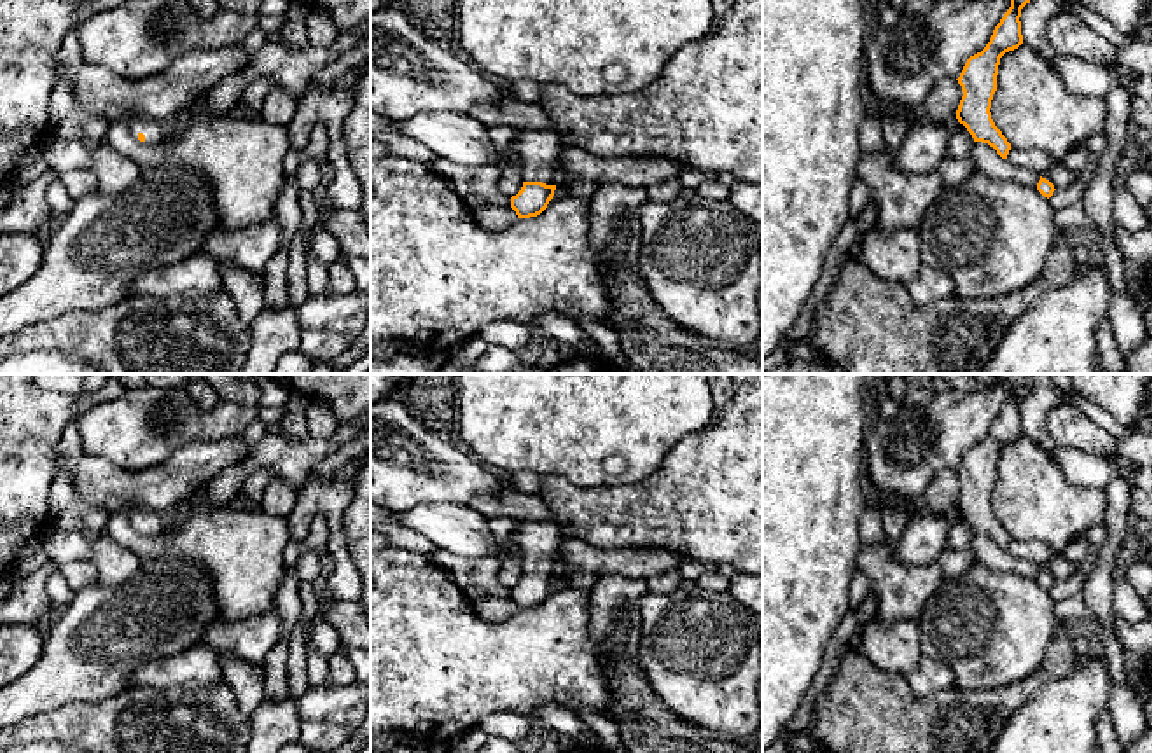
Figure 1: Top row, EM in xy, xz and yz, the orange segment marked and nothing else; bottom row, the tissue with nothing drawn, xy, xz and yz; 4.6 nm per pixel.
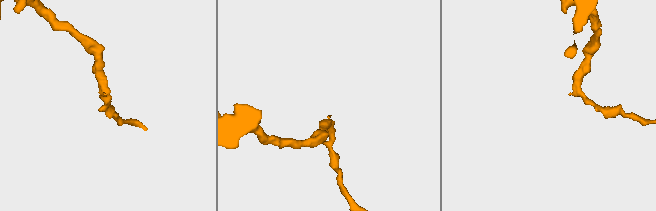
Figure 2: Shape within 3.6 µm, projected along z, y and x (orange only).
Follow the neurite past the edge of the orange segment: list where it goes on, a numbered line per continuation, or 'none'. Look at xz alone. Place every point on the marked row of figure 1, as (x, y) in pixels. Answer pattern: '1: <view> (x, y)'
1: xz (535, 152)

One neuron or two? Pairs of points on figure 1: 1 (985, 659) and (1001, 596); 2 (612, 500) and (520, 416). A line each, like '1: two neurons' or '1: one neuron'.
1: one neuron
2: two neurons

